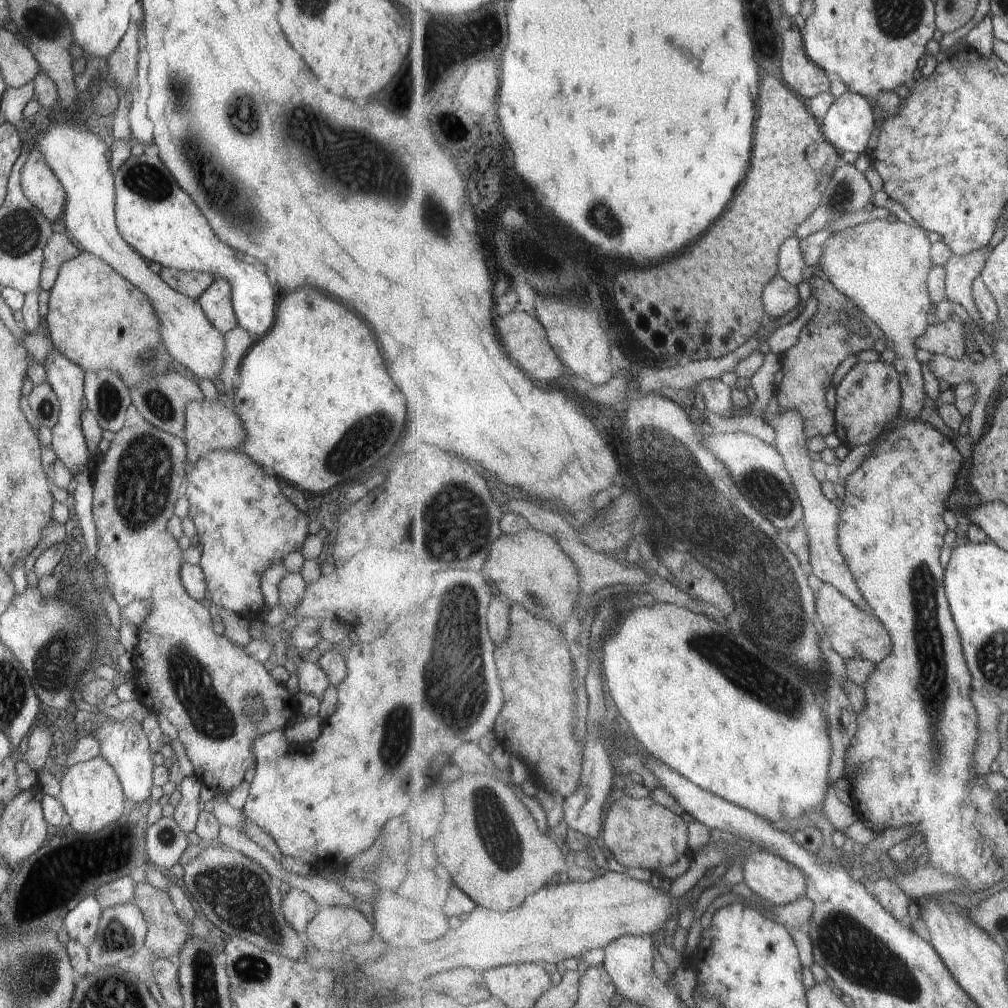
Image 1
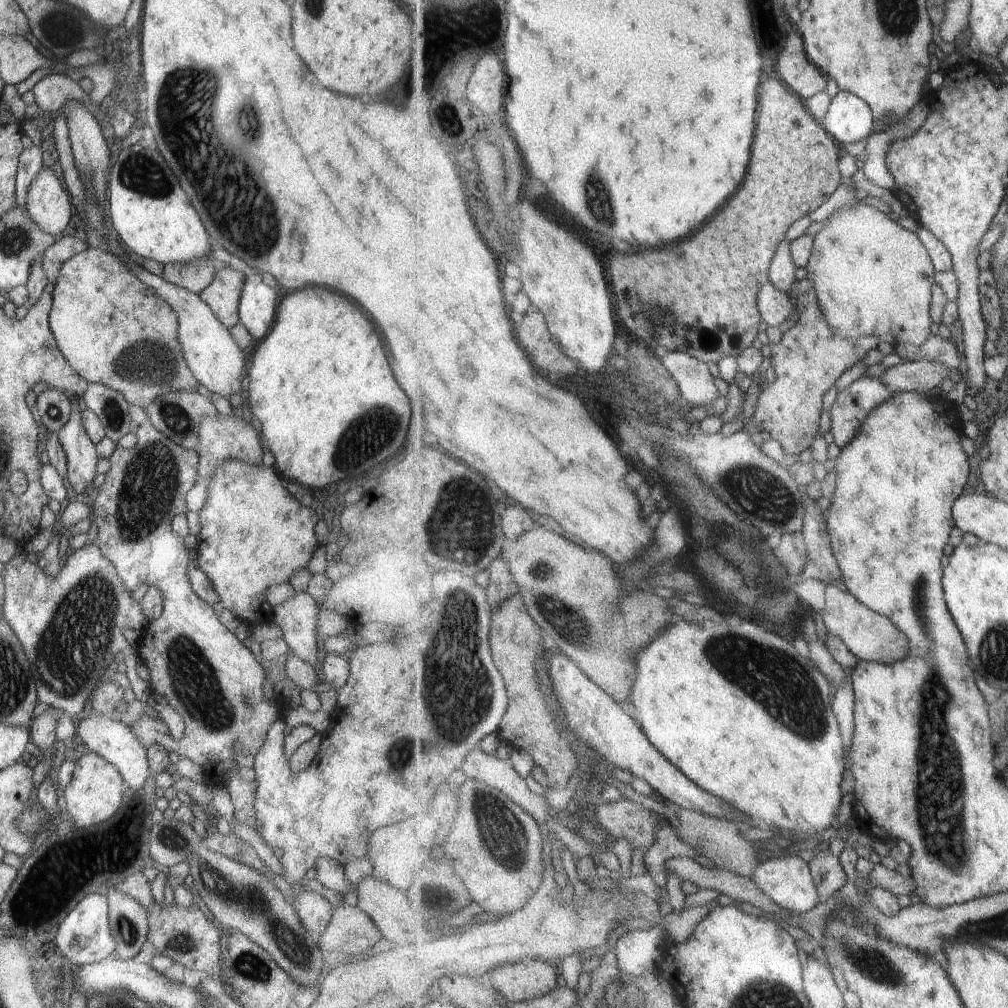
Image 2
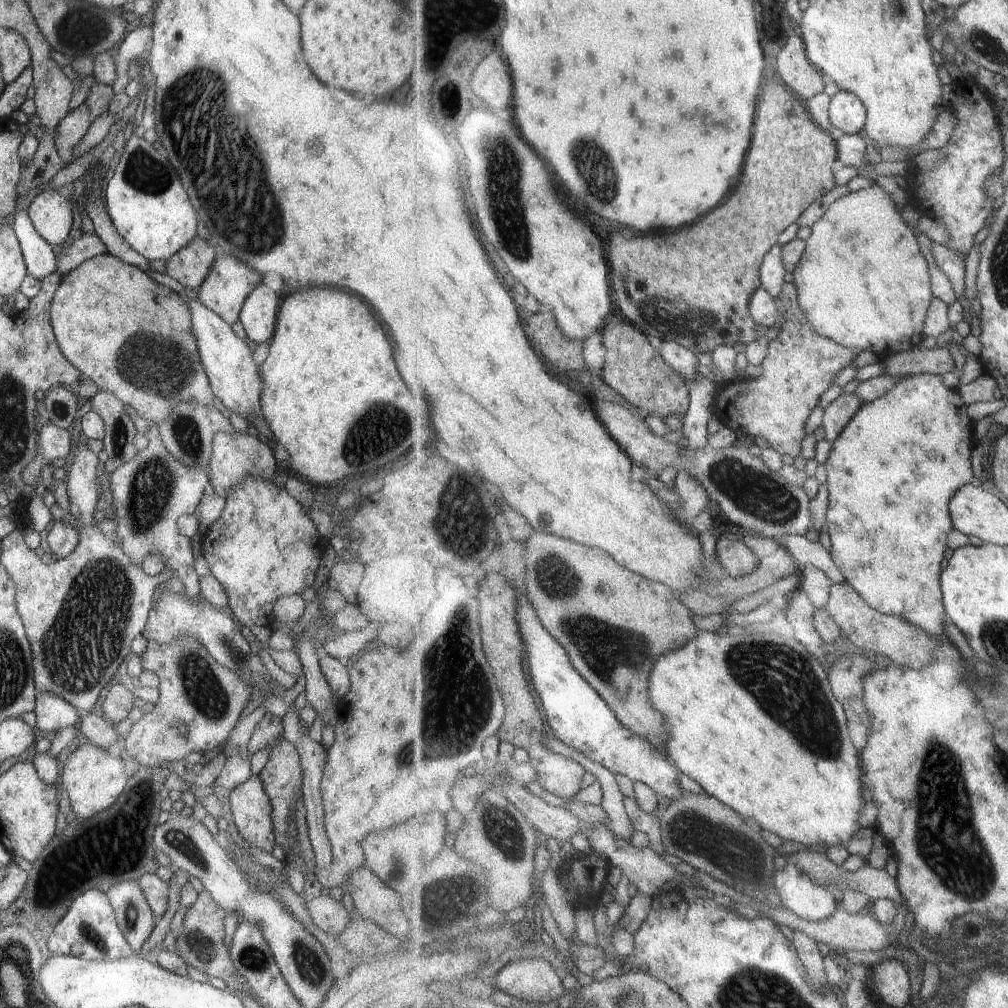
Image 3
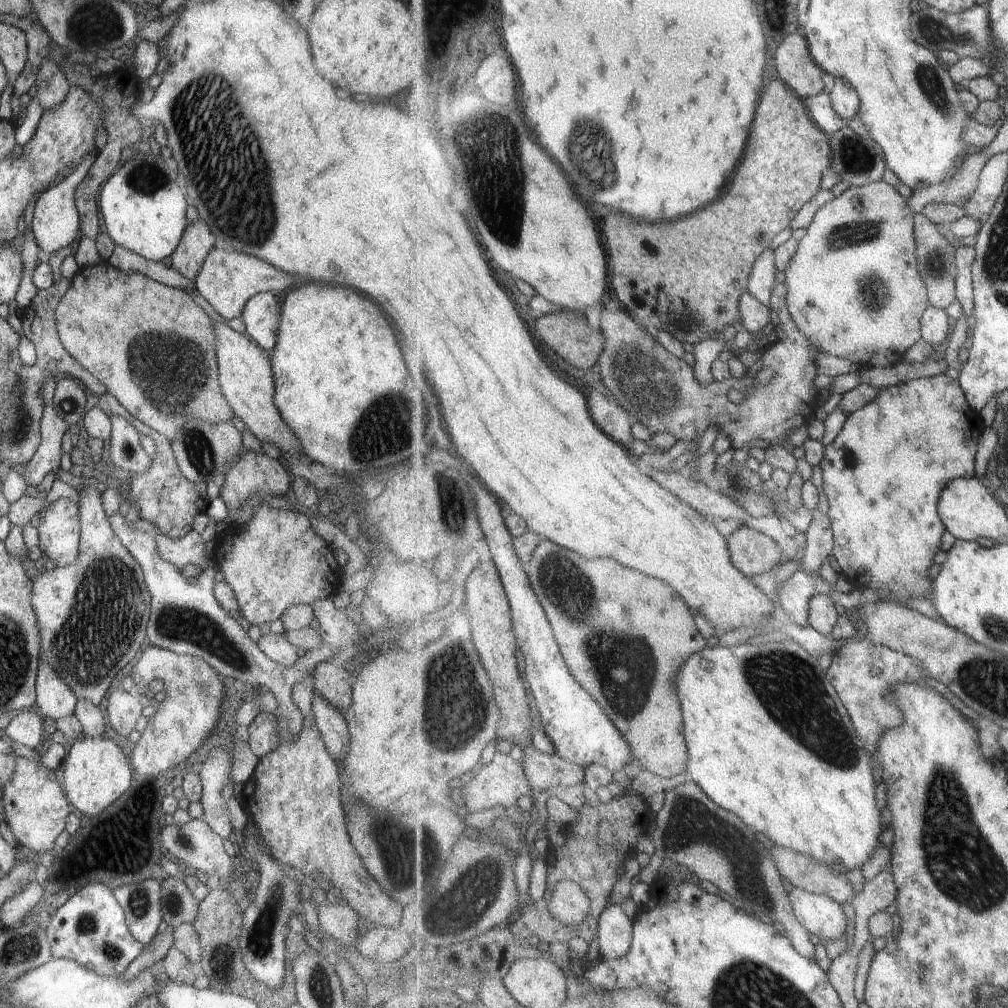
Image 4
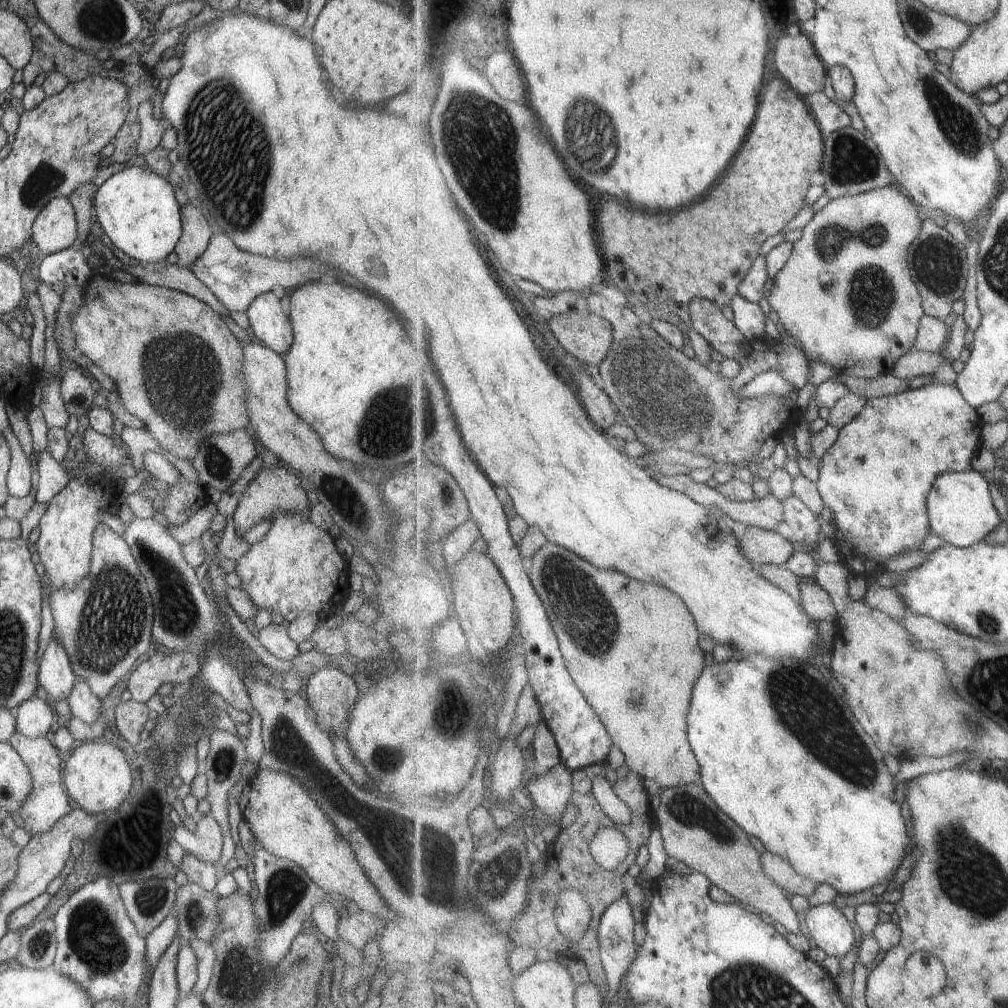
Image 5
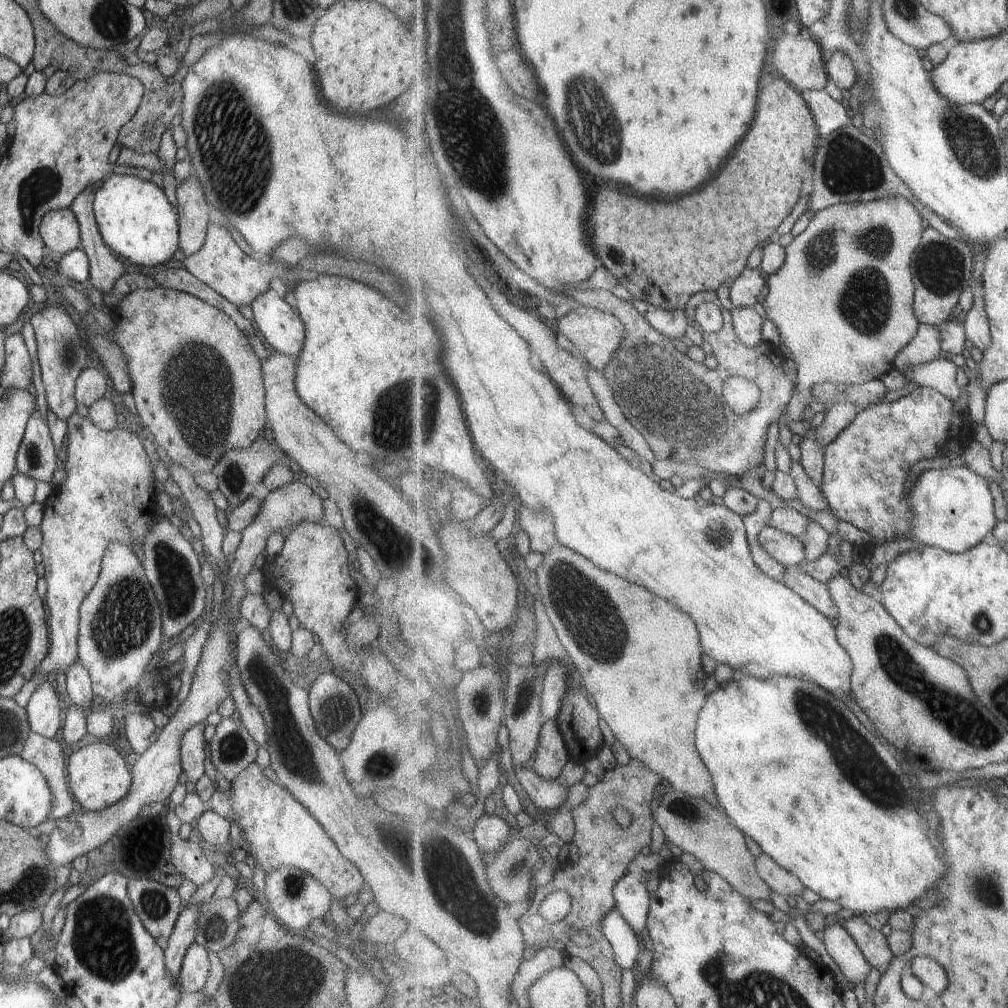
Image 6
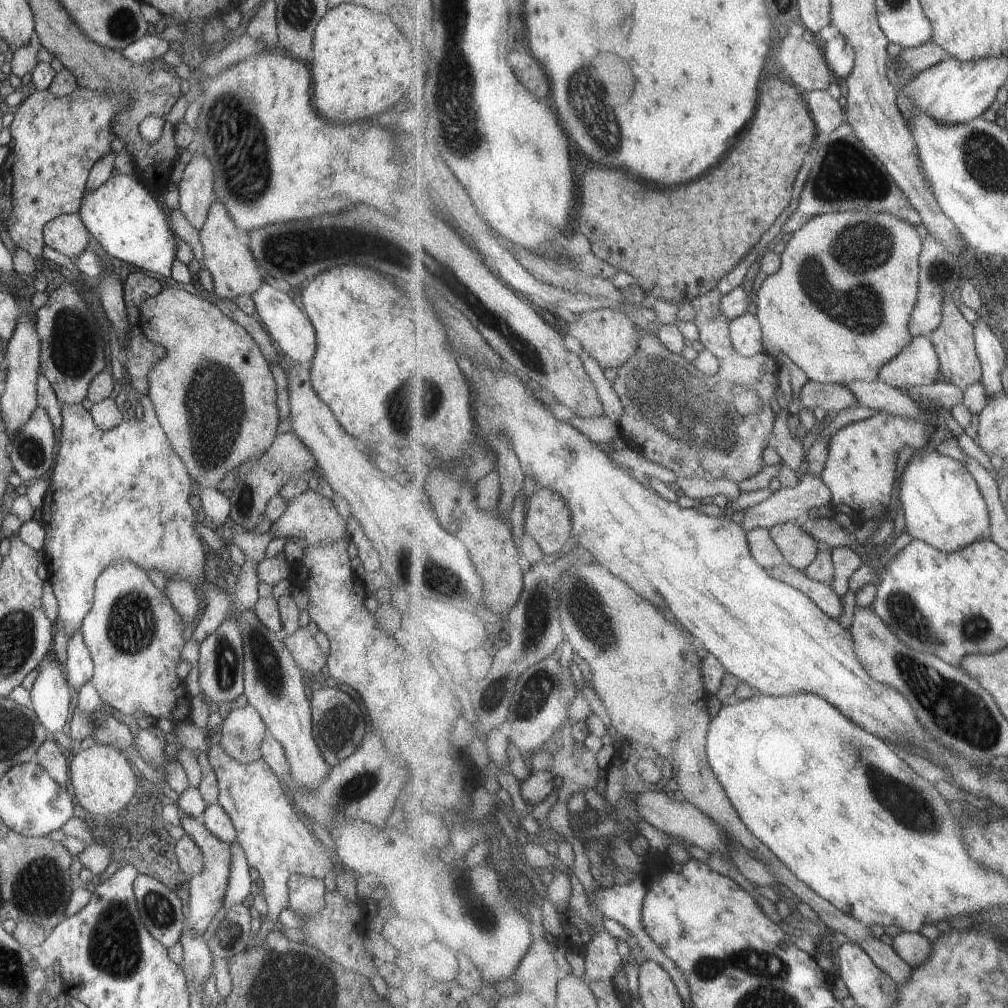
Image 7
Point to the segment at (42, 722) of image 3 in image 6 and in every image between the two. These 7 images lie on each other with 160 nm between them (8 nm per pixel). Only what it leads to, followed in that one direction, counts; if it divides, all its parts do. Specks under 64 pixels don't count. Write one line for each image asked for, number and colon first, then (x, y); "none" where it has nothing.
4: (54, 699)
5: (54, 674)
6: (106, 496)

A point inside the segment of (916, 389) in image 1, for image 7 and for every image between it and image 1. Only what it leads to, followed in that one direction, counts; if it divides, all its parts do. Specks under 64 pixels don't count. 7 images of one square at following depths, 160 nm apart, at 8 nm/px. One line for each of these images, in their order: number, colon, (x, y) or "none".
2: (887, 293)
3: (864, 281)
4: (862, 243)
5: (847, 297)
6: (843, 302)
7: (840, 307)

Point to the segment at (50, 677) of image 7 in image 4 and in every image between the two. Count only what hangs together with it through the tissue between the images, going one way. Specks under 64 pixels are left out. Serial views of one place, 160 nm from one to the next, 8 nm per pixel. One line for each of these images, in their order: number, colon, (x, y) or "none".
4: (24, 728)
5: (33, 717)
6: (42, 709)

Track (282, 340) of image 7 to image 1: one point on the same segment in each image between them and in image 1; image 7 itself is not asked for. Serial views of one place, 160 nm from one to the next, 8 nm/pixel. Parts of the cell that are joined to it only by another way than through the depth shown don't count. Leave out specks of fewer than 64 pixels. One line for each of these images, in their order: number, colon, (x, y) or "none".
1: (154, 217)
2: (256, 306)
3: (257, 314)
4: (260, 314)
5: (267, 321)
6: (276, 321)

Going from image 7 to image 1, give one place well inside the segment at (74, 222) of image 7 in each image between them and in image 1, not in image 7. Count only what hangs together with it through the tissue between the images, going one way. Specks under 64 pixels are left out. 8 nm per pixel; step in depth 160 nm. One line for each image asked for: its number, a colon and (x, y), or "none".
1: (40, 186)
2: (47, 204)
3: (50, 213)
4: (54, 221)
5: (53, 229)
6: (58, 229)

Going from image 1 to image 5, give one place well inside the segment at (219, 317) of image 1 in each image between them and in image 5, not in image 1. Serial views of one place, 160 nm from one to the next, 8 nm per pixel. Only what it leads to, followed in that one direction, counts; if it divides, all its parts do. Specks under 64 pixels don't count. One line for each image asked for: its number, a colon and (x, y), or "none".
2: (221, 296)
3: (228, 281)
4: (227, 279)
5: (235, 277)

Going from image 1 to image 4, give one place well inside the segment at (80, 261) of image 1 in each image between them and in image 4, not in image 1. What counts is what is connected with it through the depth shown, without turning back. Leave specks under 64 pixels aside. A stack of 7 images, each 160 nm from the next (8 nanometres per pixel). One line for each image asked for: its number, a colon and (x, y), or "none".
2: (113, 330)
3: (132, 336)
4: (122, 327)

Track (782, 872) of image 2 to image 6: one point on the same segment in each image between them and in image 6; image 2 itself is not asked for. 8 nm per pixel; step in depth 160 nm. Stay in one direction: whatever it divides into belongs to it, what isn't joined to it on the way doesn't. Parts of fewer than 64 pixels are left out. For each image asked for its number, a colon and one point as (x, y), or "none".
3: (813, 902)
4: (822, 915)
5: (832, 932)
6: (841, 946)

